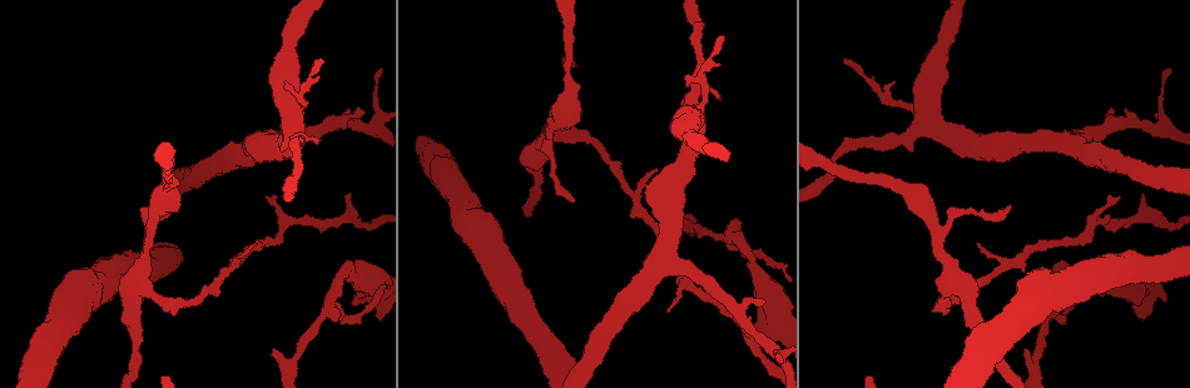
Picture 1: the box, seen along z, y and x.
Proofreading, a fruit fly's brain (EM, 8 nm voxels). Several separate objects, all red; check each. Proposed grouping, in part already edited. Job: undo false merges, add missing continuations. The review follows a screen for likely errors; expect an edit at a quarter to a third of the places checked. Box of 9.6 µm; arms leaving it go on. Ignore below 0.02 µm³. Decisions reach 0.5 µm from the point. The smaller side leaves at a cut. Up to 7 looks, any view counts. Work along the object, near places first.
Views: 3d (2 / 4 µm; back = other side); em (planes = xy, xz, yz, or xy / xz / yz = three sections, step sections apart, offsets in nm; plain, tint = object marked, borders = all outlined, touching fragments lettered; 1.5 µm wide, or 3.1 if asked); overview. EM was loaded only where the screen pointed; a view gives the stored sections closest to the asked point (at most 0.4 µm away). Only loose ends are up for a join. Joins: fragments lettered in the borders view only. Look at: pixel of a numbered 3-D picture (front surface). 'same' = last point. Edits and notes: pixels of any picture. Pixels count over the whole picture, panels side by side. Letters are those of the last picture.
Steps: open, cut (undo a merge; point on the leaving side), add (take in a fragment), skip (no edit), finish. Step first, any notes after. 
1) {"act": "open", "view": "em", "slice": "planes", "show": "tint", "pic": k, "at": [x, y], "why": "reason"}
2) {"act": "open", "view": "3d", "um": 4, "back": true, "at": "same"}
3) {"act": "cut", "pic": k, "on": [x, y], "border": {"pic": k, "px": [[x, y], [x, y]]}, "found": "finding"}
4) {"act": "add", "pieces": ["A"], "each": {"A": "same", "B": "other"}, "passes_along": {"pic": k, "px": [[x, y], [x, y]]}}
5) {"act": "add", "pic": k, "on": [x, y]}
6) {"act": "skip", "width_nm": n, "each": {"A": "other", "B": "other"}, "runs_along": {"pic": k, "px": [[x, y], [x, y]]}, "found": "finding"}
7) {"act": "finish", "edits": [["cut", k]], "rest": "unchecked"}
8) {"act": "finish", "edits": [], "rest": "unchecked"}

{"act": "open", "view": "em", "slice": "xz", "step": 4, "show": "borders", "pic": 1, "at": [1007, 206], "why": "an open end"}

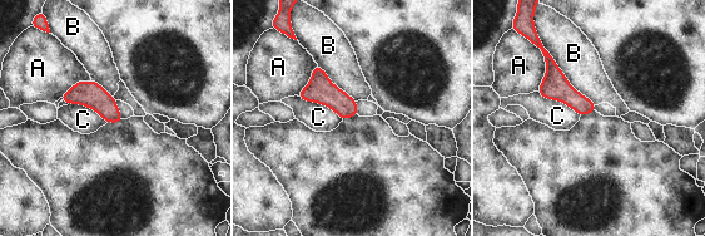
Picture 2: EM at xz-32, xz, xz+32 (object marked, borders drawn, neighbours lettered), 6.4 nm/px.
{"act": "open", "view": "em", "slice": "yz", "step": 8, "show": "borders", "at": "same"}

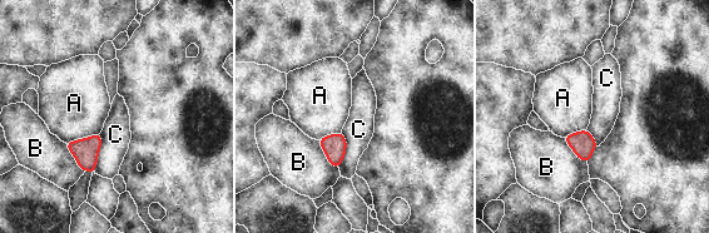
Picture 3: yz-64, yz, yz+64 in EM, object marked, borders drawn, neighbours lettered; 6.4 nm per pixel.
{"act": "skip", "width_nm": 90, "each": {"A": "other", "B": "other", "C": "other"}, "border": {"pic": 3, "px": [[99, 132], [65, 143]]}, "found": "no lettered fragment goes on from it"}

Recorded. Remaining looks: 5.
{"act": "open", "view": "3d", "um": 4, "pic": 1, "at": [317, 140], "why": "branch stops here"}

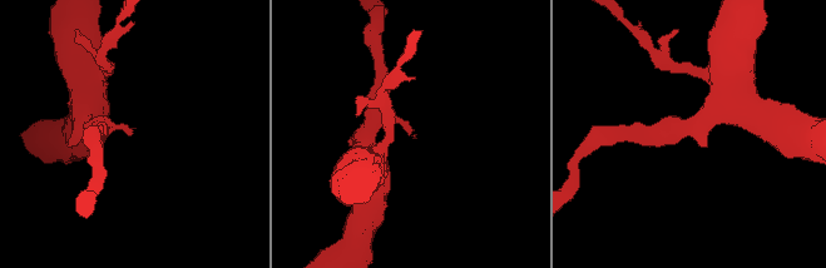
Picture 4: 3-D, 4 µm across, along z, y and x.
{"act": "open", "view": "em", "slice": "planes", "show": "borders", "pic": 4, "at": [133, 130], "why": "now the EM"}

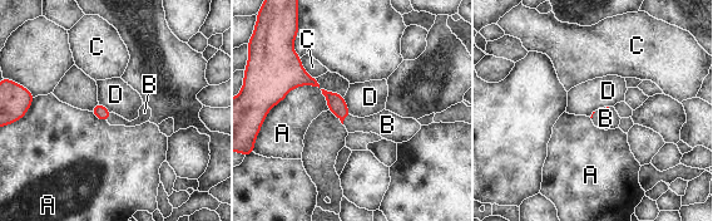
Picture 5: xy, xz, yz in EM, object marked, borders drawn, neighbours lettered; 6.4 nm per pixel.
{"act": "add", "pieces": ["B"], "each": {"A": "other", "B": "same", "C": "other", "D": "other"}, "passes_along": {"pic": 5, "px": [[336, 103], [345, 118], [382, 123]]}, "found": "it goes on there"}

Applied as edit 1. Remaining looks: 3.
{"act": "open", "view": "3d", "um": 2, "back": true, "pic": 1, "at": [730, 239]}

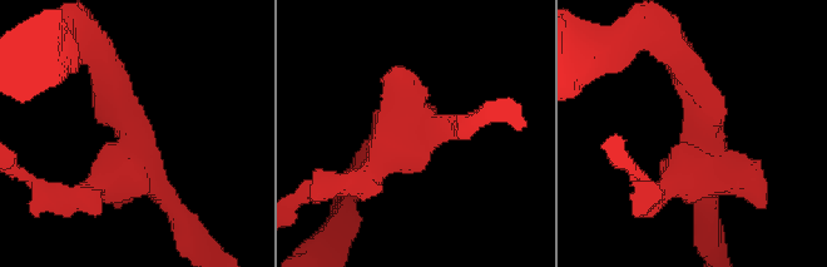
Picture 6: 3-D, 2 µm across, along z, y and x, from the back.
{"act": "open", "view": "em", "slice": "xy", "step": 4, "show": "tint", "pic": 6, "at": [418, 130], "why": "shape alone is not enough"}

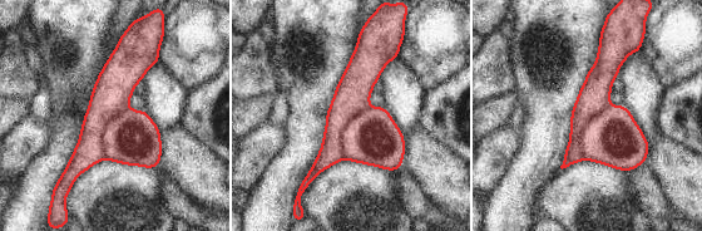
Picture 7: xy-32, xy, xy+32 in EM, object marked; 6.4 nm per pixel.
{"act": "open", "view": "em", "slice": "planes", "show": "borders", "at": "same", "why": "cut it another way"}

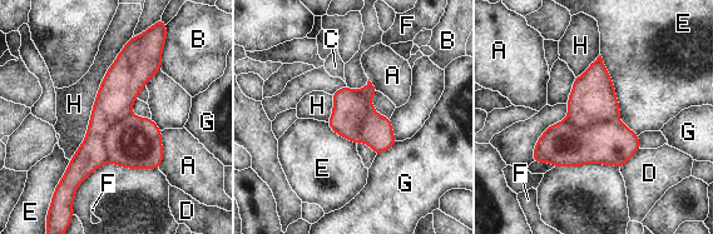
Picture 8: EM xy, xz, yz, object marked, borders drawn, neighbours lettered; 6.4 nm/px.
{"act": "cut", "pic": 8, "on": [134, 143], "width_nm": 300, "each": {"A": "other", "B": "other", "C": "other", "D": "other", "E": "other", "F": "other", "G": "other", "H": "other"}, "border": {"pic": 8, "px": [[130, 113], [107, 133], [107, 162]]}, "found": "a second neuron is stuck on"}

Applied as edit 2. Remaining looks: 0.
{"act": "finish", "edits": [["add", 5], ["cut", 8]], "rest": "unchecked"}

